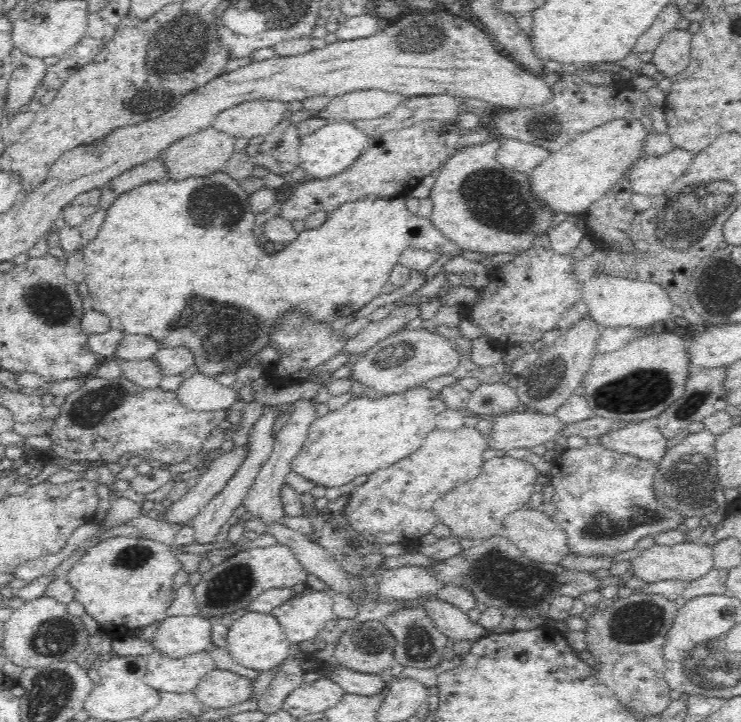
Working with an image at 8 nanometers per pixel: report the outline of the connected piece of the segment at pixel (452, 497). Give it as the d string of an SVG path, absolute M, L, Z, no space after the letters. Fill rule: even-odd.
M492 457L485 461L482 472L445 494L434 504L434 512L438 520L450 526L451 536L474 539L477 542L501 533L504 518L508 514L525 508L534 493L537 478L536 467L522 459L507 457Z

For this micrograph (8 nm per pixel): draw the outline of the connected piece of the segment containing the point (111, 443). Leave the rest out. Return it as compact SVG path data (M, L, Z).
M92 376L70 394L61 405L60 413L55 418L49 436L54 442L49 450L52 455L62 456L72 462L107 463L117 462L122 454L128 452L142 456L146 460L159 460L164 467L193 460L200 452L204 440L210 438L210 432L227 424L227 409L212 412L190 410L178 399L177 392L166 392L162 388L146 389L129 381L123 376L115 379Z

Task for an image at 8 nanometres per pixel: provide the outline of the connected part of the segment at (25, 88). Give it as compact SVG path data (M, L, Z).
M23 55L20 66L12 73L3 106L5 120L18 115L20 107L30 103L34 91L41 85L48 68L42 59Z

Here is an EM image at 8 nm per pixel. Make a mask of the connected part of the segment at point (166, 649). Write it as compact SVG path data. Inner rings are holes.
M198 614L166 618L155 632L154 648L172 659L210 650L213 626L211 619L201 618Z

